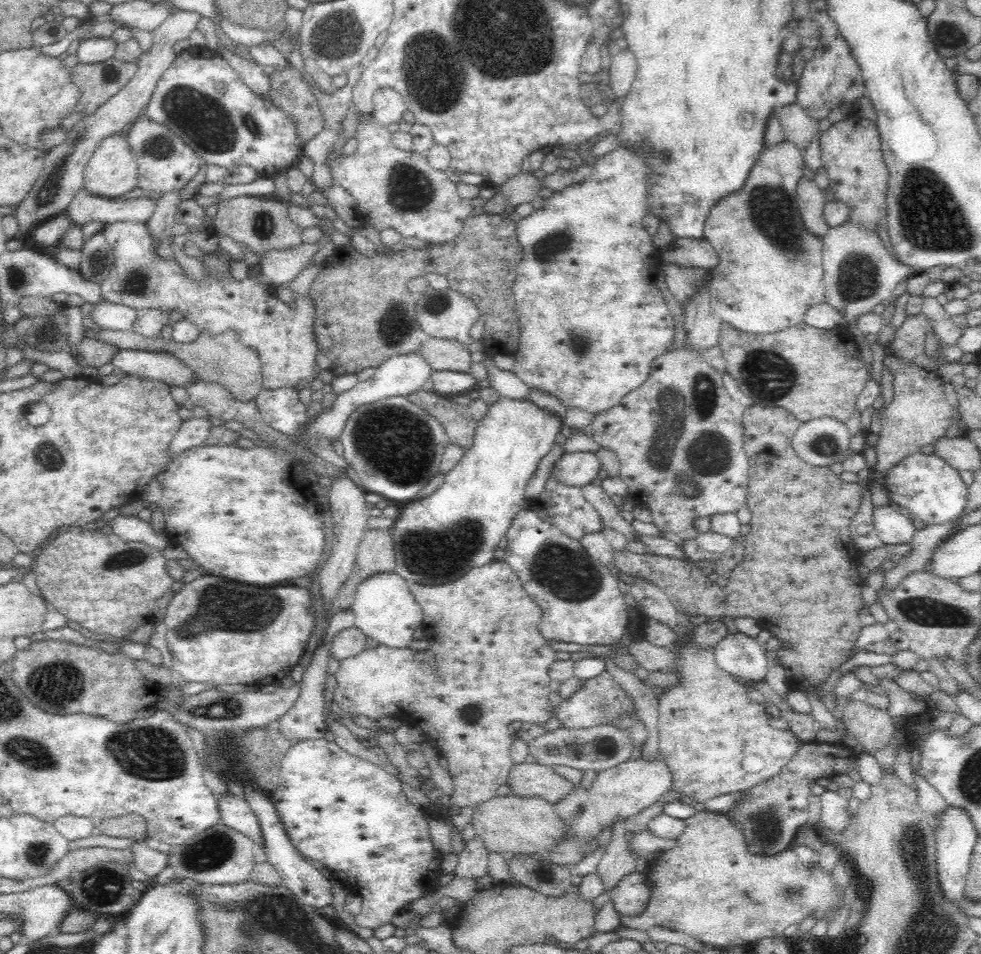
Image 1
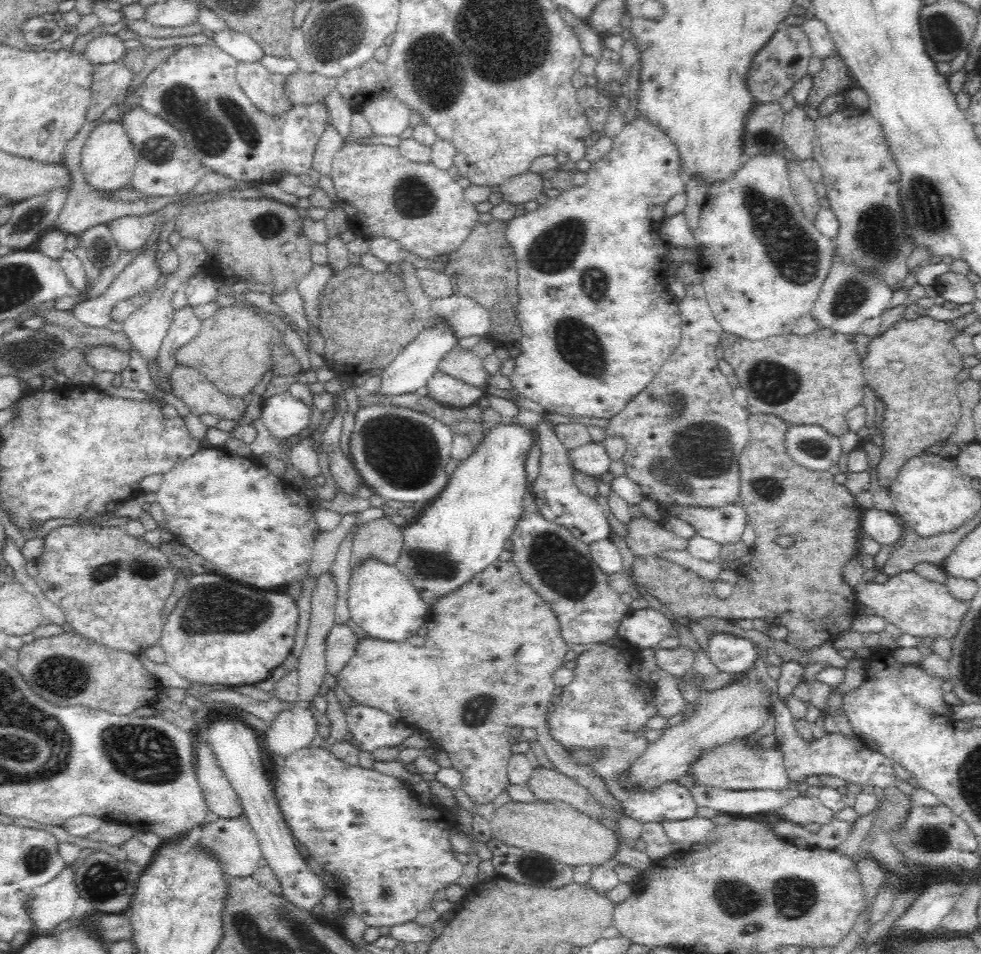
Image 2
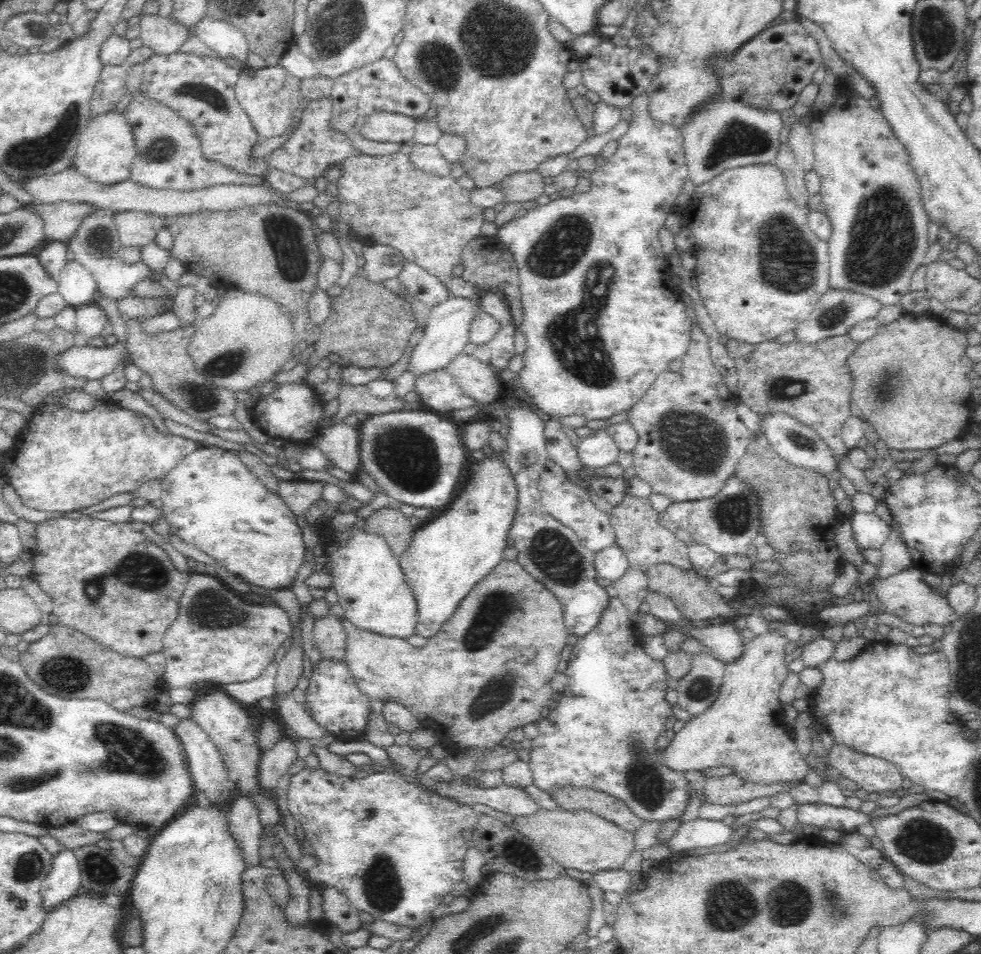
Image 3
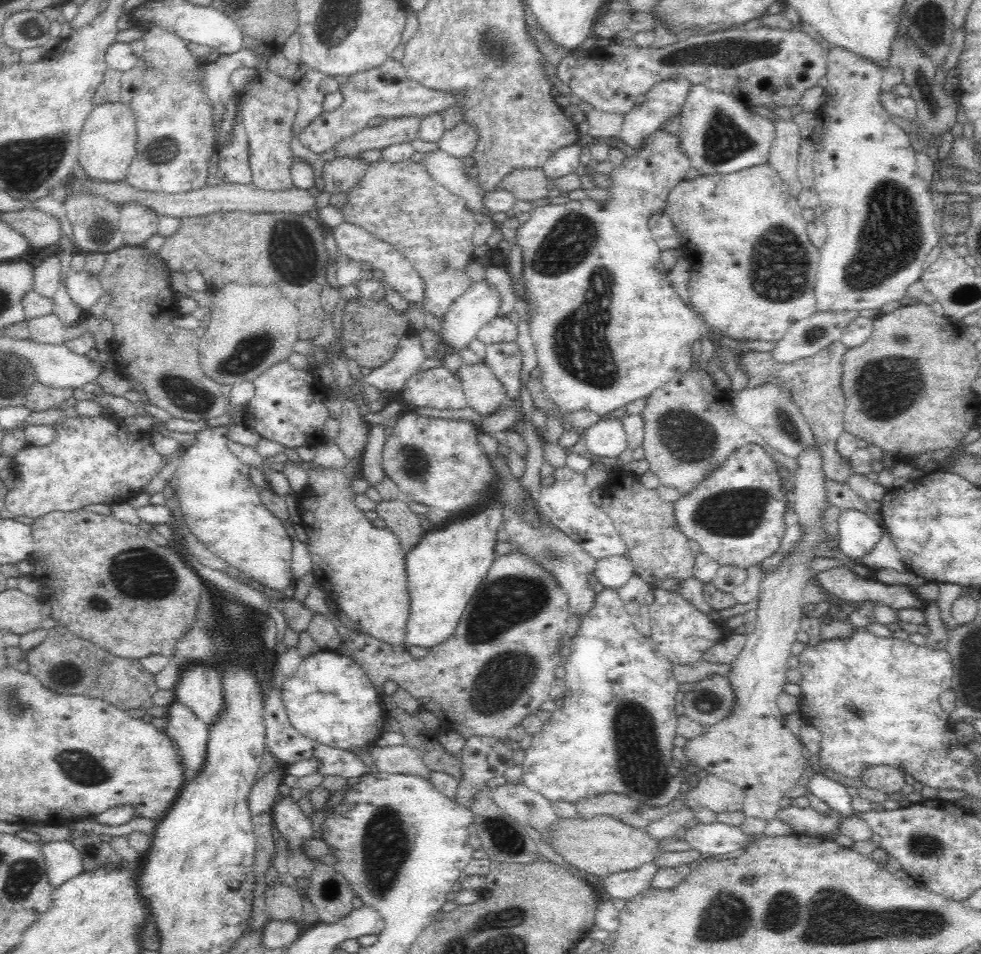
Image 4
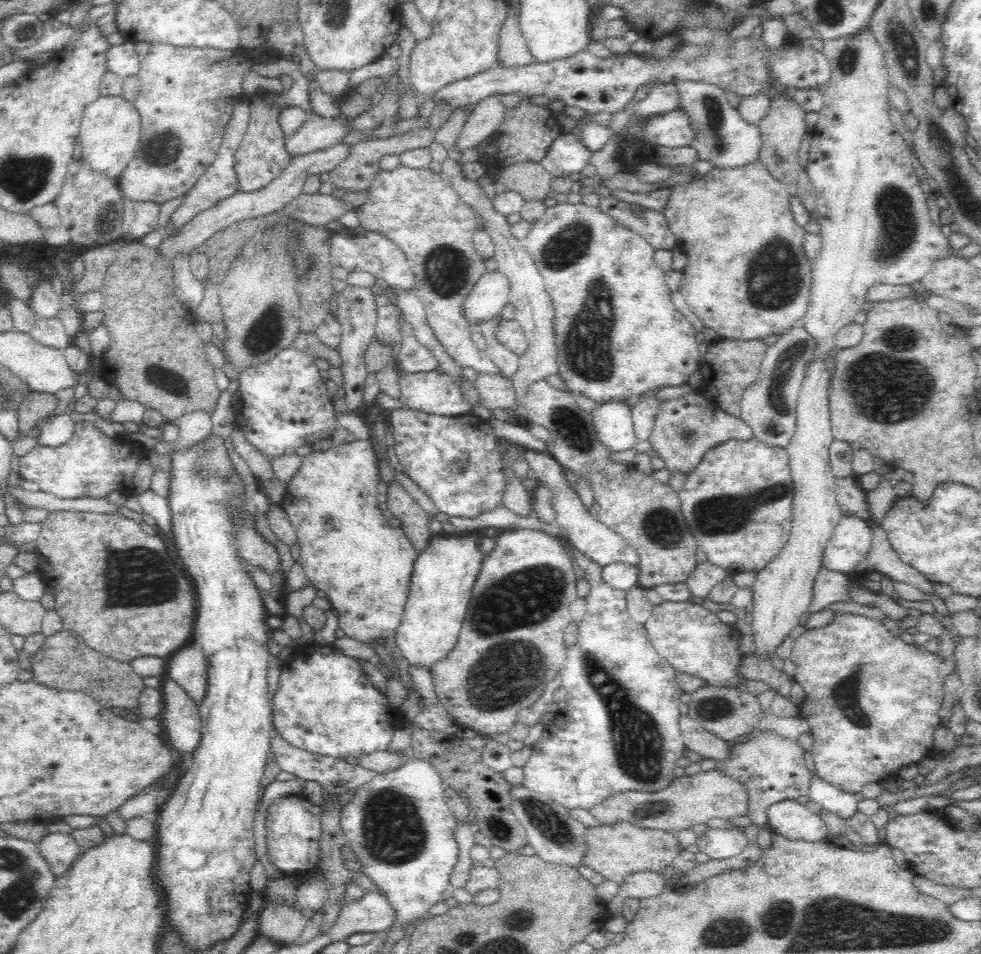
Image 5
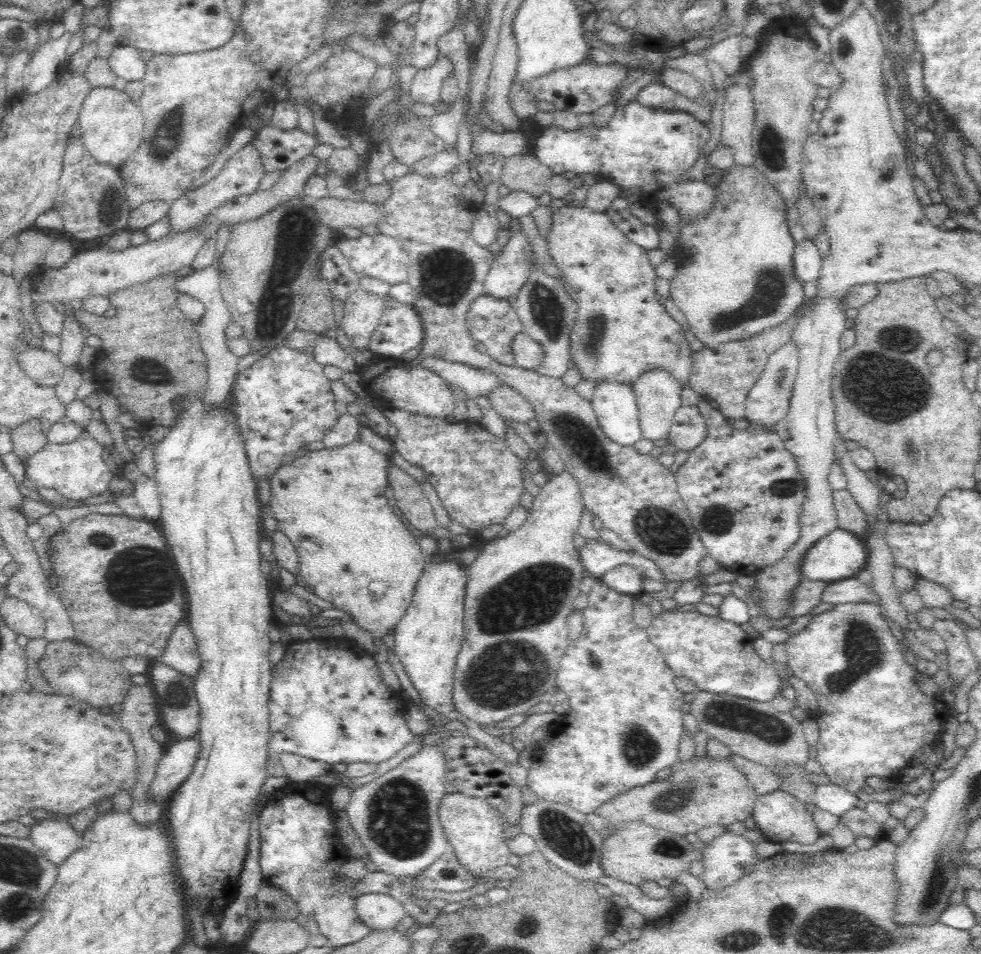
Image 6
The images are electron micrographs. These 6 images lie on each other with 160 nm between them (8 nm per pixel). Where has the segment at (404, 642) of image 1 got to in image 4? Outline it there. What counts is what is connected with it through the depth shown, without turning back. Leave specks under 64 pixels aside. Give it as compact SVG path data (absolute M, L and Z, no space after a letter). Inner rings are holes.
M362 454L347 458L346 465L340 469L334 468L326 468L320 467L320 465L315 465L311 467L306 475L307 484L306 487L295 497L291 498L292 510L294 513L294 519L302 524L304 530L307 534L307 543L306 549L308 549L307 555L311 559L312 569L311 571L314 573L314 576L317 578L319 585L322 590L325 592L325 596L328 597L333 603L336 604L339 610L342 610L348 618L350 618L350 622L352 624L358 624L358 628L362 630L362 632L369 634L372 638L376 640L381 640L384 643L388 643L390 645L402 645L404 640L404 632L406 632L406 620L410 616L410 599L407 589L407 569L406 569L406 551L401 547L400 541L398 537L388 528L380 528L374 525L373 520L370 520L362 509L358 508L355 505L354 498L358 494L351 490L351 484L353 481L362 478Z

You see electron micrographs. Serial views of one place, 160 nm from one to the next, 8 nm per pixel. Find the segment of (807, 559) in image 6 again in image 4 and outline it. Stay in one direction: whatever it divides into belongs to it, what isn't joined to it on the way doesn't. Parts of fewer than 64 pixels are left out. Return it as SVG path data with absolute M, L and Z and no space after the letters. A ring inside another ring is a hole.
M858 510L841 511L838 519L838 552L854 560L862 558L874 548L874 544L880 540L882 529L878 525L878 520L870 519L866 514Z

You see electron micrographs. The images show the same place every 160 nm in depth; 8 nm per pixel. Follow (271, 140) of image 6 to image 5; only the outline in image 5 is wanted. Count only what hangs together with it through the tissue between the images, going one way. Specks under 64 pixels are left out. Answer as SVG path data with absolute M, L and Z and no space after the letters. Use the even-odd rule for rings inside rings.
M310 115L309 119L290 136L284 135L284 149L290 158L316 152L322 148L336 145L336 142L346 136L348 127L336 118Z

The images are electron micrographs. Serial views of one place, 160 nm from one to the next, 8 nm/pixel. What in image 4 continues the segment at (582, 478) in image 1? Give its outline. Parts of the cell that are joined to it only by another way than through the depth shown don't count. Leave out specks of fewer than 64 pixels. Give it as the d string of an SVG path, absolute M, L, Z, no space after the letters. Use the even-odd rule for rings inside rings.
M601 417L586 429L582 443L596 456L618 457L628 448L628 435L622 418Z

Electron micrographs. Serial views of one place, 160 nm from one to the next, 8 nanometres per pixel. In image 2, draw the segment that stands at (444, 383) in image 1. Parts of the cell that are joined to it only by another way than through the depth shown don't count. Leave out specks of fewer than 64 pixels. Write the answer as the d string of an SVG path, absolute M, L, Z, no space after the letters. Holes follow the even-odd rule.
M440 370L428 379L425 386L428 389L428 397L455 409L478 404L480 398L487 395L486 391L468 385Z

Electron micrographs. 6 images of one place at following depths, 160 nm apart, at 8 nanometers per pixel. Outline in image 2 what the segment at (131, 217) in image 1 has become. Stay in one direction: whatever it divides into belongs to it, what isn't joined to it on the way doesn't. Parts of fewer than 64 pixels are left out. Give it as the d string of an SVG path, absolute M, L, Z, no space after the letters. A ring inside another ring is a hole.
M117 102L112 104L106 109L106 112L100 116L96 121L84 123L84 126L80 129L78 134L74 135L74 138L66 144L64 149L63 160L66 163L66 167L71 171L71 178L73 178L73 185L67 192L66 200L62 204L62 210L58 214L58 219L55 221L54 229L64 231L66 234L78 234L86 231L88 228L98 224L109 224L112 220L119 218L120 216L126 216L128 214L135 214L136 216L144 216L144 214L150 214L150 212L156 212L160 208L164 208L166 204L172 202L173 197L150 197L147 201L136 201L133 203L121 203L120 201L110 201L100 197L100 192L94 191L94 189L86 182L81 172L82 167L80 164L81 150L83 149L84 142L88 138L88 134L92 132L92 128L96 128L96 124L107 121L118 121L120 117L125 113L128 107L128 102L124 104L118 104Z

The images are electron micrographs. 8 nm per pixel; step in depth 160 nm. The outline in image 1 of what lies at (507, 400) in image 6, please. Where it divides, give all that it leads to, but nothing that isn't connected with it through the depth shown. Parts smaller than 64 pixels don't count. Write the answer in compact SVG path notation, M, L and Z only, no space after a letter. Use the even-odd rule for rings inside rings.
M430 337L418 351L434 371L470 373L475 364L470 358L470 347L456 340Z

